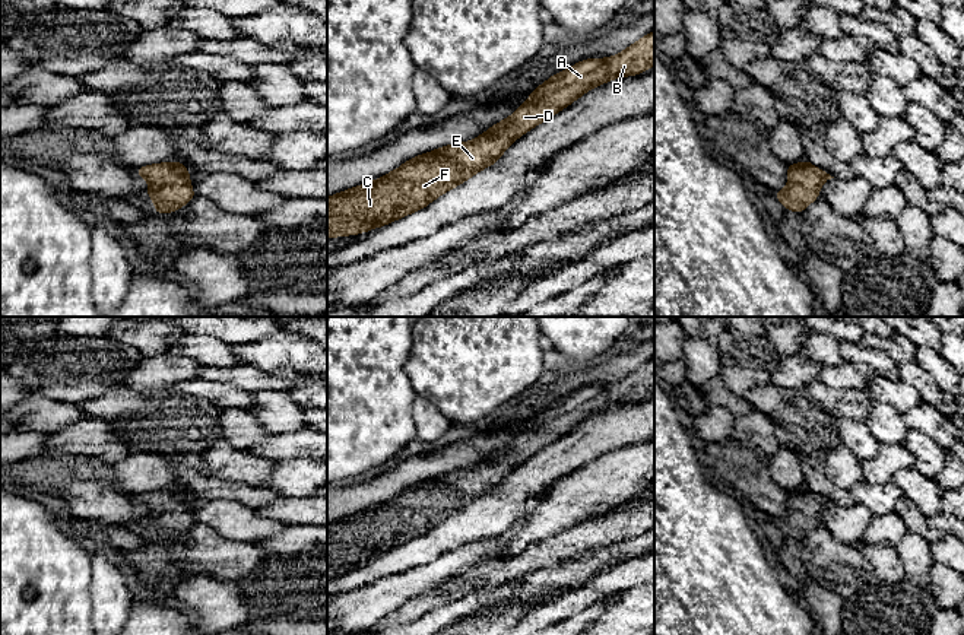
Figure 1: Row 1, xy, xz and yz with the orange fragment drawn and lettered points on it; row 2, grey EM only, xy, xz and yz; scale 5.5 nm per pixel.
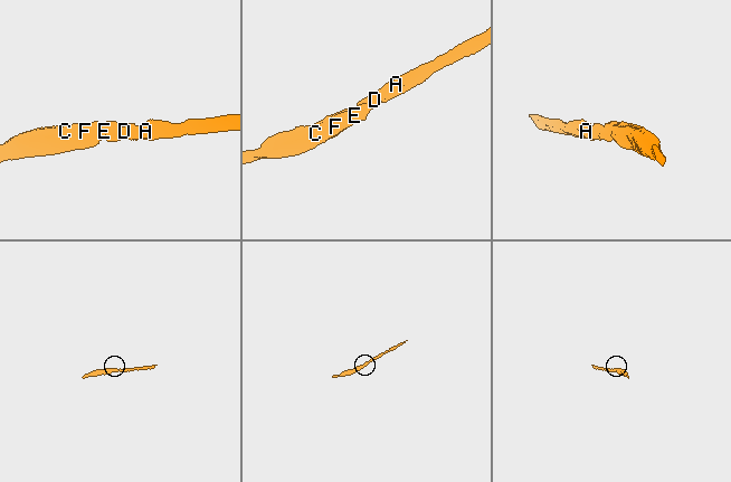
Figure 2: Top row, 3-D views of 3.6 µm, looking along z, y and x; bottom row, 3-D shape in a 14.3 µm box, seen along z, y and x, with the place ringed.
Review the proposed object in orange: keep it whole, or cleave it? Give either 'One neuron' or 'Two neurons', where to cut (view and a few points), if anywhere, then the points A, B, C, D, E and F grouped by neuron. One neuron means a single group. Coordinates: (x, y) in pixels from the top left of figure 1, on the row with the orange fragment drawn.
One neuron. No split. Groups: A B C D E F

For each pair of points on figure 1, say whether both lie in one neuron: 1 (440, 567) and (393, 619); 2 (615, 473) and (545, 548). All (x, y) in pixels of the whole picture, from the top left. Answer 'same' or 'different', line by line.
1: different
2: different

